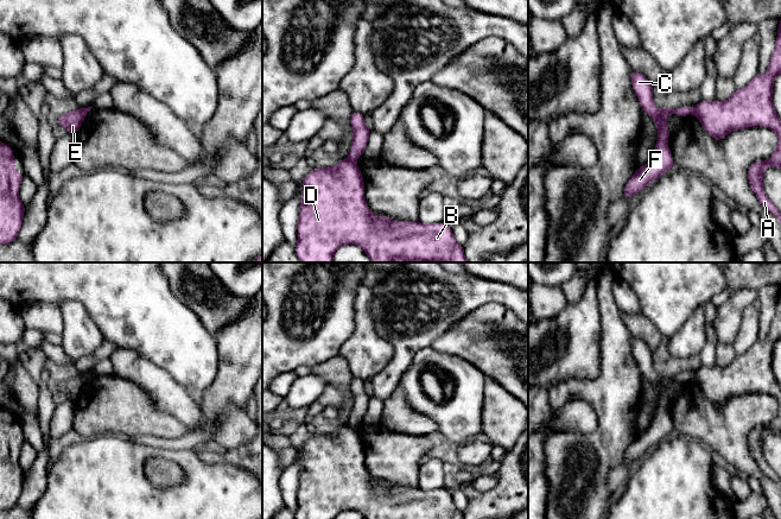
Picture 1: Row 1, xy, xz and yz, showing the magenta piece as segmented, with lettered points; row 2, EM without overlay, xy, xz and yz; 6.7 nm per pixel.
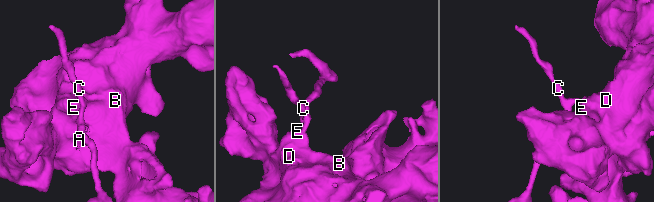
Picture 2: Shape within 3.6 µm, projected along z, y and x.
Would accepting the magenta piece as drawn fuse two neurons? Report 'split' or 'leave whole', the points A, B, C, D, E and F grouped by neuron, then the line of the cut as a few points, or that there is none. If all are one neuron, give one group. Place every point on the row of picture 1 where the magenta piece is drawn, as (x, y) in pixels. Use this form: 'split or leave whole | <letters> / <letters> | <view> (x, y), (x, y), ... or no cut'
split | A B D E / C F | xz (348, 158), (353, 160)

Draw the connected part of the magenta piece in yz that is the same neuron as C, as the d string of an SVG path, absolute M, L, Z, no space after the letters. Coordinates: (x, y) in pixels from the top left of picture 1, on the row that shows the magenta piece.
M631 70L631 83L642 110L655 121L658 143L649 162L645 166L639 167L626 185L622 197L629 200L639 191L646 189L649 182L655 182L665 171L671 170L674 165L672 152L667 146L668 137L672 133L666 126L667 116L669 114L677 114L685 118L693 110L693 108L688 106L682 106L677 109L671 109L667 106L665 109L659 110L653 101L653 86L646 76Z

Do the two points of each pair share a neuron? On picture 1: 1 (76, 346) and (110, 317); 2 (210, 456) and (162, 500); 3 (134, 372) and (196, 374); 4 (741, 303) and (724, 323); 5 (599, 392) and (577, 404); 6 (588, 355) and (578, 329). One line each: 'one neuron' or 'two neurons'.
1: two neurons
2: two neurons
3: two neurons
4: one neuron
5: two neurons
6: one neuron

